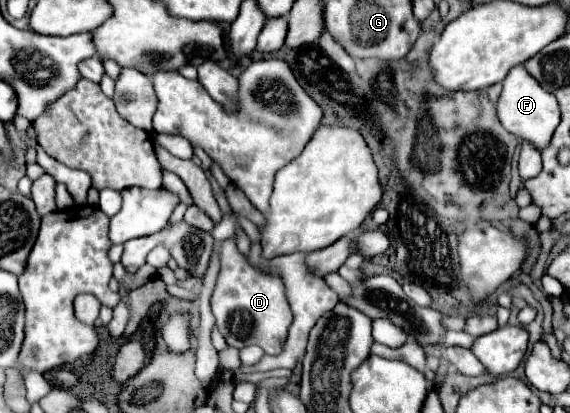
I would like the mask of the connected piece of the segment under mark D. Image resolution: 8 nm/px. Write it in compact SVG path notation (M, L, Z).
M234 239L220 243L220 273L216 279L214 293L210 297L212 315L216 327L230 347L242 349L248 345L258 345L268 355L278 355L282 351L282 341L286 339L288 327L292 323L292 311L284 295L284 283L278 275L260 273L252 267L246 257L236 249Z

